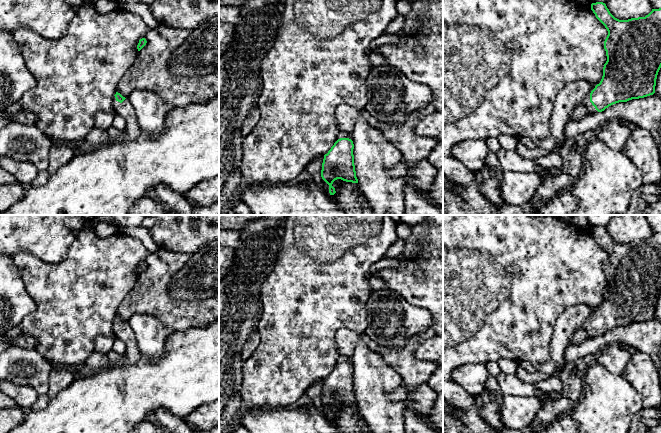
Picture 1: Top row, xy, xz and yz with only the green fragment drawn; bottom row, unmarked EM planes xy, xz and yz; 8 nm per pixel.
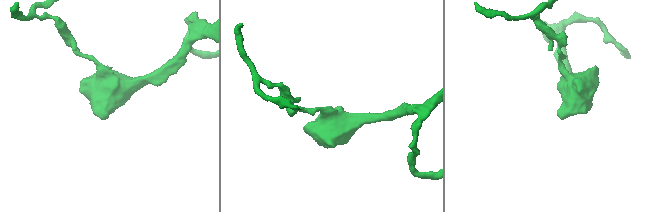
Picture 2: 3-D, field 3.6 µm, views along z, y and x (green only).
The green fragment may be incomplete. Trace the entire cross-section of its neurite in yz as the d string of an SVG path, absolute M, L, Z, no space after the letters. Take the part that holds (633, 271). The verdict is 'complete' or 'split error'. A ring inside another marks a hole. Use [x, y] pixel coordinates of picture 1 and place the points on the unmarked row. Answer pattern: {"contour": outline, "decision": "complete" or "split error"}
{"contour": "M603 226L592 227L591 234L605 250L608 259L604 265L607 285L602 303L583 325L588 339L602 336L619 326L653 319L661 292L661 232L652 233L645 241L628 244L615 242Z", "decision": "split error"}

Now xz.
{"contour": "M340 356L337 365L324 379L321 401L329 409L330 419L336 417L333 406L341 403L346 406L358 407L356 401L353 360Z", "decision": "split error"}

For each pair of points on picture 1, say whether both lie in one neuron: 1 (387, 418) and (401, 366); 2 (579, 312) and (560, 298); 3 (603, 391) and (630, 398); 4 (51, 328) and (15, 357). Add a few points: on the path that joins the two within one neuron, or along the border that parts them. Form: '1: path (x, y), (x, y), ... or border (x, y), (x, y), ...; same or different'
1: border (386, 357), (386, 362), (397, 372), (402, 380); different
2: border (593, 309), (573, 304), (559, 315), (555, 324); different
3: path (610, 398), (623, 398); same
4: border (34, 349), (53, 365); different

